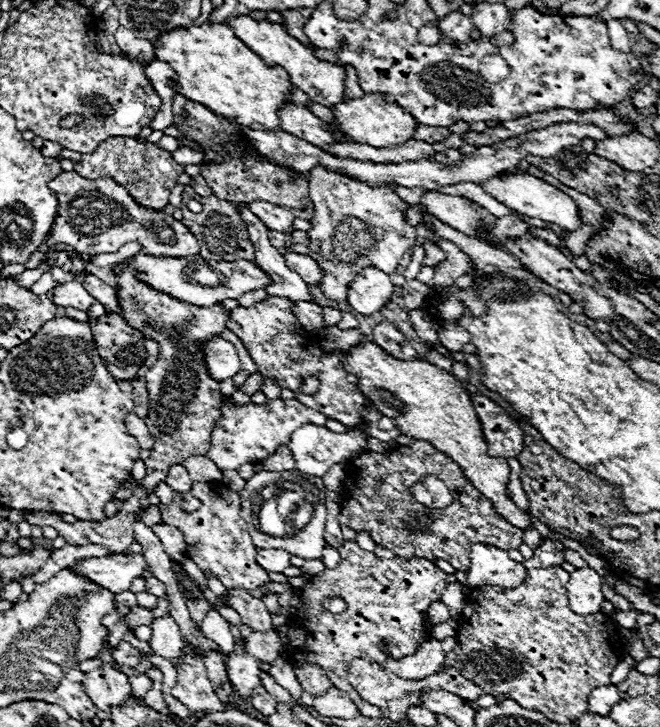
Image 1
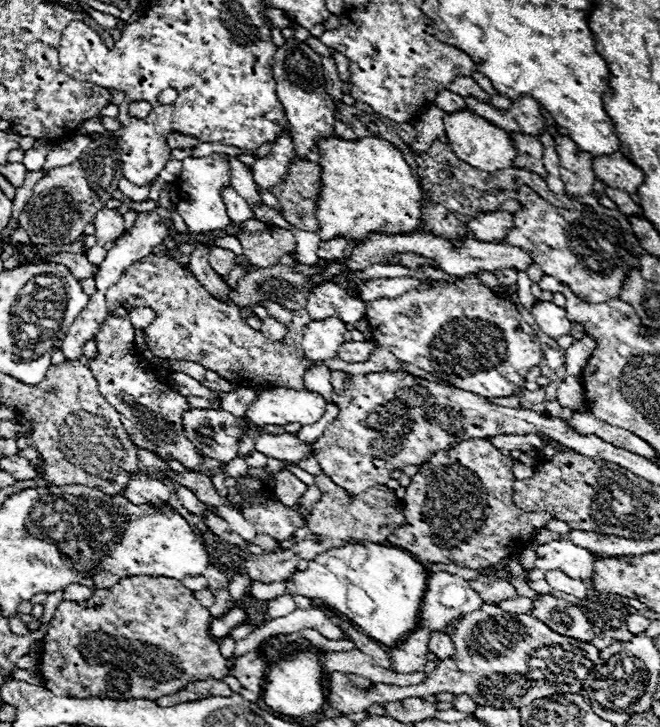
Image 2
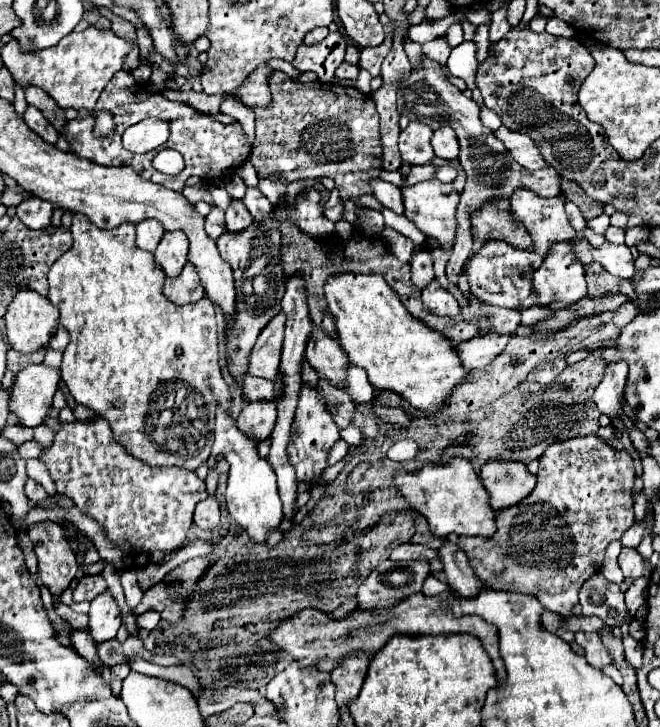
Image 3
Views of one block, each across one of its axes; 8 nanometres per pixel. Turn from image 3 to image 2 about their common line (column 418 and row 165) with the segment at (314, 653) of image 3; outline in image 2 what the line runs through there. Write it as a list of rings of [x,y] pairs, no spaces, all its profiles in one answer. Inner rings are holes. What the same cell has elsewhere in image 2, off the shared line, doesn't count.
[[[614,152],[610,156],[602,156],[594,160],[594,172],[600,180],[612,188],[634,194],[638,186],[644,182],[644,174],[638,166],[634,166],[622,152]]]

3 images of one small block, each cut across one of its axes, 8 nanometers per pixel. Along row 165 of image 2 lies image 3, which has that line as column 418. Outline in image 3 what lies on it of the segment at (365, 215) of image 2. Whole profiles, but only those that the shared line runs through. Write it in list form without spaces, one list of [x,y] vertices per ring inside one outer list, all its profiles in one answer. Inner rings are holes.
[[[332,274],[324,284],[324,296],[328,310],[332,312],[342,350],[348,354],[352,366],[360,366],[368,372],[368,380],[374,390],[392,390],[404,396],[414,408],[434,412],[444,404],[452,388],[460,380],[466,380],[468,372],[462,368],[452,342],[446,340],[440,332],[428,328],[422,320],[416,320],[380,274]]]

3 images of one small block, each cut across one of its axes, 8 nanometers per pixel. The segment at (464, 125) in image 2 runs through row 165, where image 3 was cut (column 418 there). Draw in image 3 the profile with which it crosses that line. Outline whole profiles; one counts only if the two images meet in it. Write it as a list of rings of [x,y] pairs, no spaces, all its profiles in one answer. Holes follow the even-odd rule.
[[[454,456],[446,464],[428,462],[416,472],[396,470],[392,482],[412,504],[412,508],[428,518],[428,526],[434,536],[492,536],[496,532],[494,510],[488,504],[488,492],[482,486],[472,462],[462,456]]]

